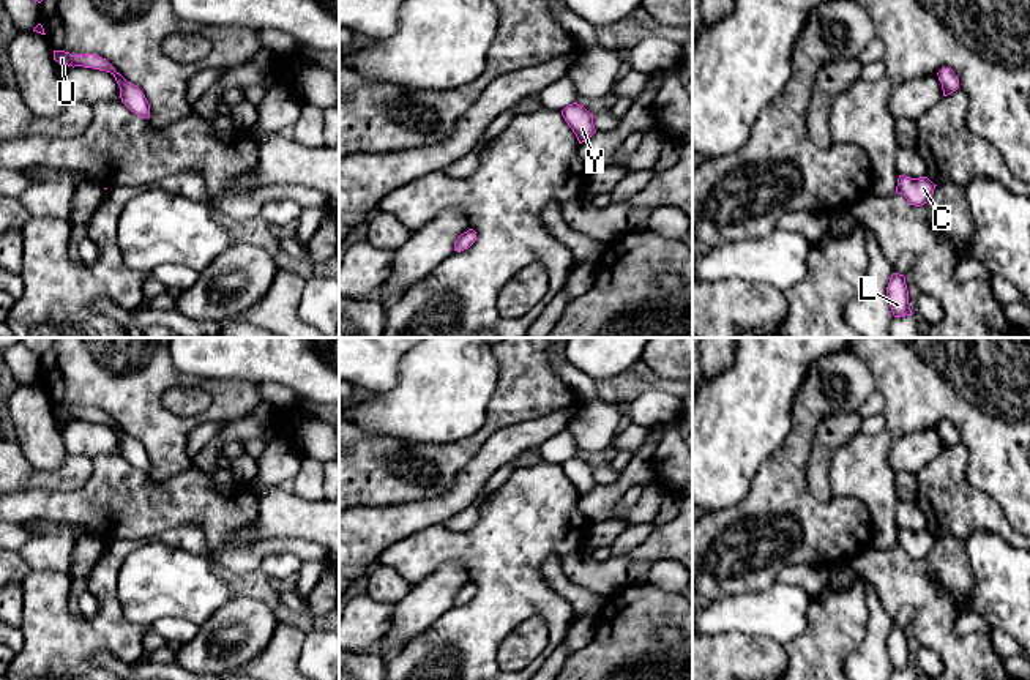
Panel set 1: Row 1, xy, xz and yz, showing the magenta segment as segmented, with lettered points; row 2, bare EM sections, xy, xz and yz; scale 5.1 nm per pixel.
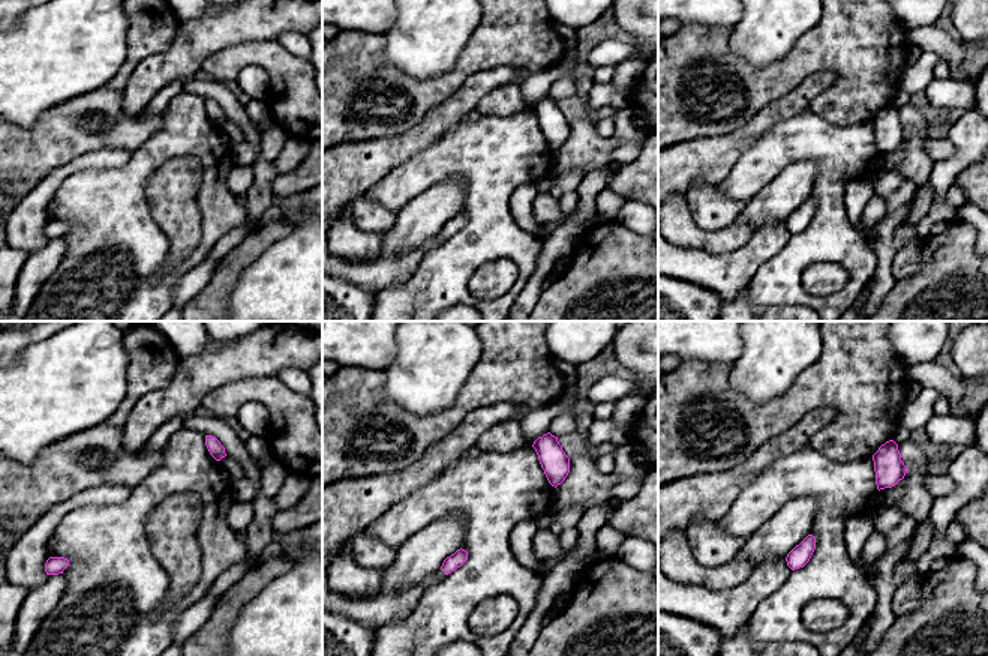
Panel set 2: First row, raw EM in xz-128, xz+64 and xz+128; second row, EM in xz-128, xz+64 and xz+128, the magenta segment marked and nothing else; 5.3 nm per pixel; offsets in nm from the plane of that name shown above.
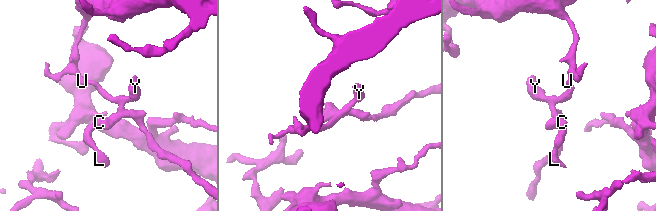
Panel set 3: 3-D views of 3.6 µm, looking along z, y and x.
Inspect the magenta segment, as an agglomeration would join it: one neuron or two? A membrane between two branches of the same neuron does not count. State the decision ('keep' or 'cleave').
keep

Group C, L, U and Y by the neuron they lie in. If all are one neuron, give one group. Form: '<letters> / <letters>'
C L U Y

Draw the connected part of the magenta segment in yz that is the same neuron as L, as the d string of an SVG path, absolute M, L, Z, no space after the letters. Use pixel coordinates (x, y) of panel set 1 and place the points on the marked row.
M893 273L886 287L890 308L894 317L912 316L905 276Z

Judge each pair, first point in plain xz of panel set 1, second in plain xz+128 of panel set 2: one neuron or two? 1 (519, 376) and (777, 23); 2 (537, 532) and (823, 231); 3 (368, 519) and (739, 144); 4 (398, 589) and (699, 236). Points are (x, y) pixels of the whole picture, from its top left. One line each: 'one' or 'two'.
1: two
2: one
3: one
4: two

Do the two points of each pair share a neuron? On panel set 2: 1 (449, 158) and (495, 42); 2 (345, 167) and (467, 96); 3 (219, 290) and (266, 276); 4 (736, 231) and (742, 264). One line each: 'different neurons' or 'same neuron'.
1: different neurons
2: same neuron
3: different neurons
4: different neurons

